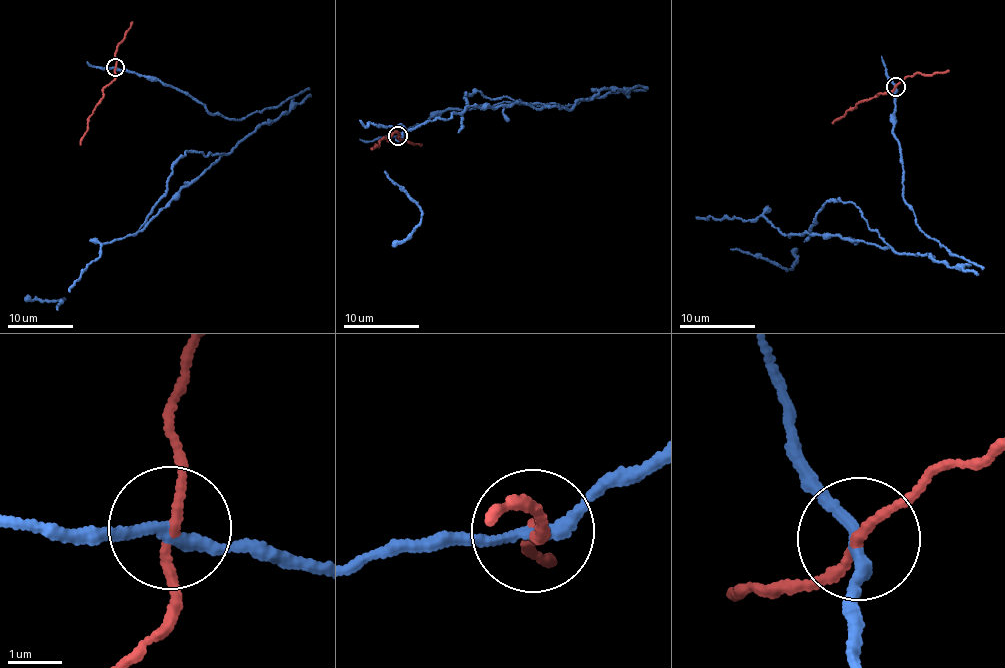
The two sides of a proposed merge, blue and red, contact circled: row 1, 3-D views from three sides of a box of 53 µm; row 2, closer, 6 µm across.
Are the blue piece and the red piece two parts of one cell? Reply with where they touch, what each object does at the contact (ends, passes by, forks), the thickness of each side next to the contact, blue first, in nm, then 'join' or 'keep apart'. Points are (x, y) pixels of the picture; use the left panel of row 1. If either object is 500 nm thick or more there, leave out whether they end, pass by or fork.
at (115, 67); blue passes by; red passes by; 200 nm thick on the blue side, 140 nm on the other; keep apart

